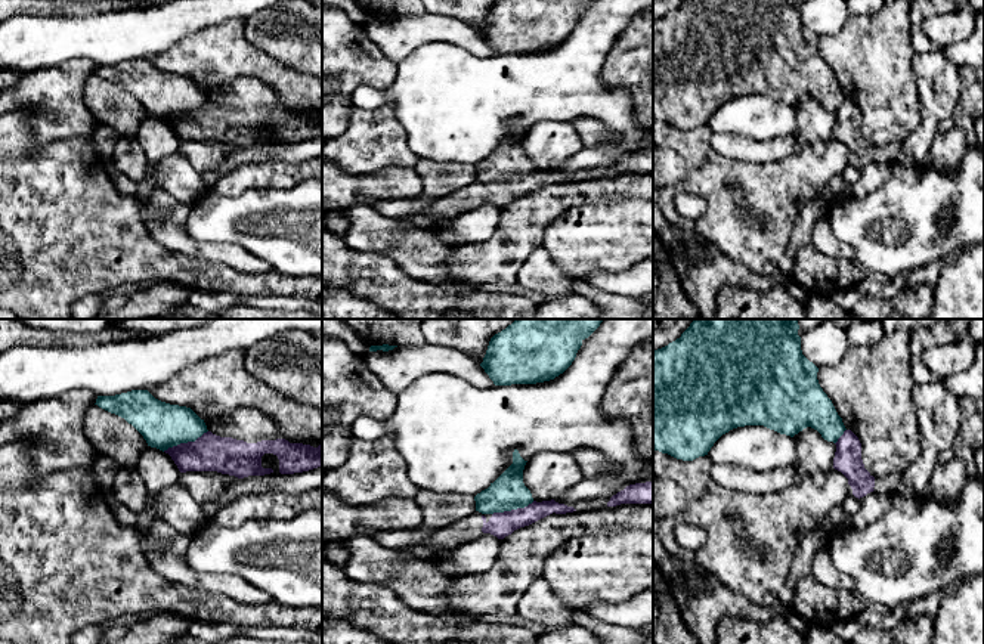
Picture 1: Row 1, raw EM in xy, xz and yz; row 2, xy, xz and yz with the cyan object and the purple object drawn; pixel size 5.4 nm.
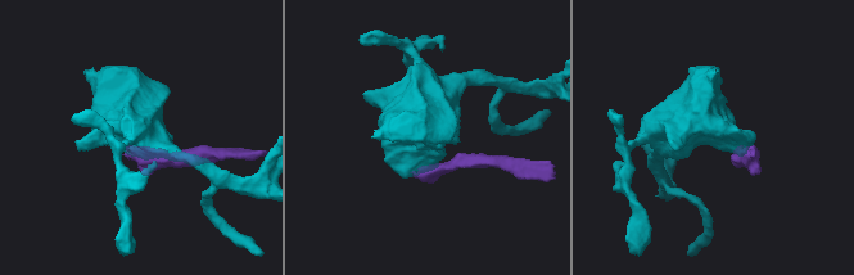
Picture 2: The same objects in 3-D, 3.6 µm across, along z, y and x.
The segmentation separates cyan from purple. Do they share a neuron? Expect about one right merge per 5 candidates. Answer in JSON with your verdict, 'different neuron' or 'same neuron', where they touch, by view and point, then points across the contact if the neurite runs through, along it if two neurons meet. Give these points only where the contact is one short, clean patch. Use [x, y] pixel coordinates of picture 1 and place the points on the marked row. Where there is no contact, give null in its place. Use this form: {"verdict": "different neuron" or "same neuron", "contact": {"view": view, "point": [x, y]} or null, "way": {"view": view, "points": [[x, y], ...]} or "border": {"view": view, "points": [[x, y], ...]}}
{"verdict": "different neuron", "contact": {"view": "xy", "point": [185, 442]}, "border": {"view": "xy", "points": [[207, 430], [194, 440], [180, 442], [163, 451]]}}

